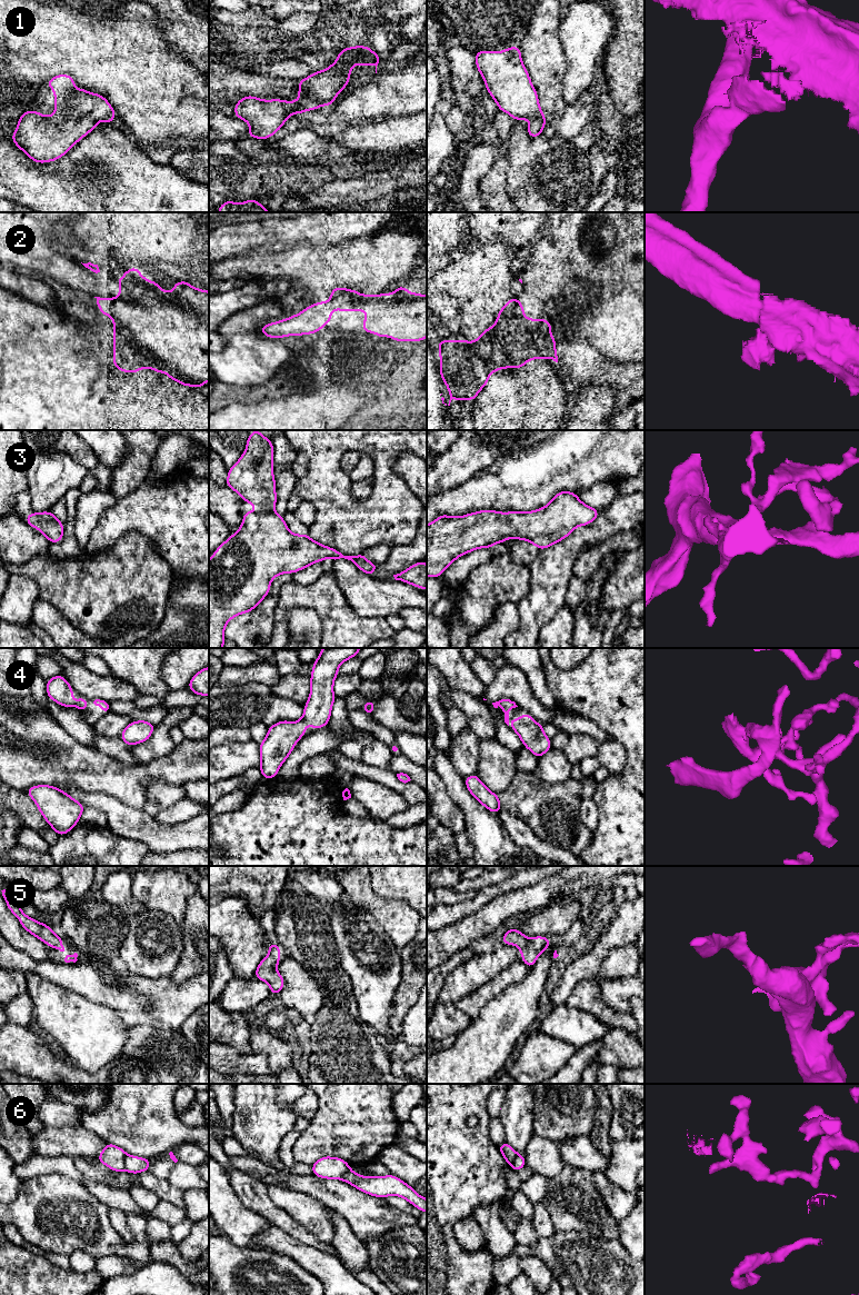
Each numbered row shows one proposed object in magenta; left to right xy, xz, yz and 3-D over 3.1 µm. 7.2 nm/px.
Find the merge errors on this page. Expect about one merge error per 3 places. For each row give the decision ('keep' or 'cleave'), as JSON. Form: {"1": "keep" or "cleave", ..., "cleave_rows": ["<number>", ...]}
{"1": "keep", "2": "keep", "3": "keep", "4": "keep", "5": "keep", "6": "cleave", "cleave_rows": ["6"]}

